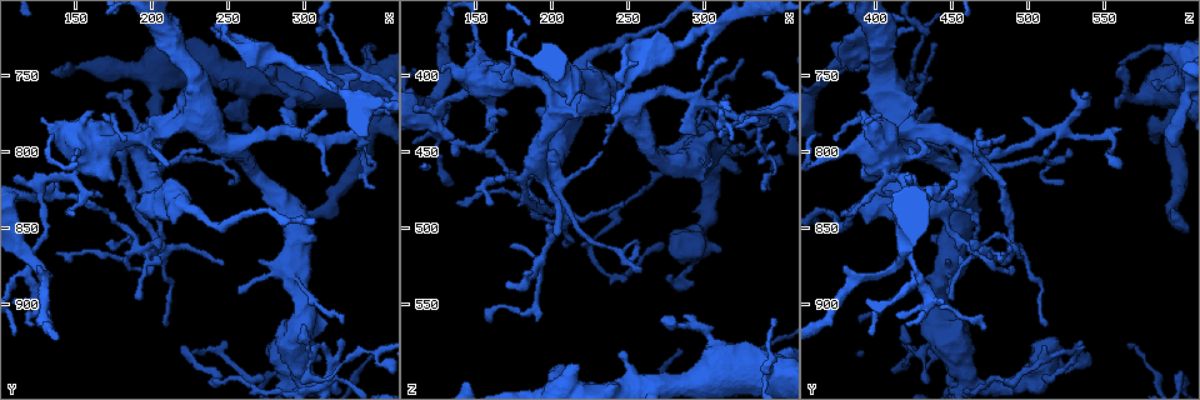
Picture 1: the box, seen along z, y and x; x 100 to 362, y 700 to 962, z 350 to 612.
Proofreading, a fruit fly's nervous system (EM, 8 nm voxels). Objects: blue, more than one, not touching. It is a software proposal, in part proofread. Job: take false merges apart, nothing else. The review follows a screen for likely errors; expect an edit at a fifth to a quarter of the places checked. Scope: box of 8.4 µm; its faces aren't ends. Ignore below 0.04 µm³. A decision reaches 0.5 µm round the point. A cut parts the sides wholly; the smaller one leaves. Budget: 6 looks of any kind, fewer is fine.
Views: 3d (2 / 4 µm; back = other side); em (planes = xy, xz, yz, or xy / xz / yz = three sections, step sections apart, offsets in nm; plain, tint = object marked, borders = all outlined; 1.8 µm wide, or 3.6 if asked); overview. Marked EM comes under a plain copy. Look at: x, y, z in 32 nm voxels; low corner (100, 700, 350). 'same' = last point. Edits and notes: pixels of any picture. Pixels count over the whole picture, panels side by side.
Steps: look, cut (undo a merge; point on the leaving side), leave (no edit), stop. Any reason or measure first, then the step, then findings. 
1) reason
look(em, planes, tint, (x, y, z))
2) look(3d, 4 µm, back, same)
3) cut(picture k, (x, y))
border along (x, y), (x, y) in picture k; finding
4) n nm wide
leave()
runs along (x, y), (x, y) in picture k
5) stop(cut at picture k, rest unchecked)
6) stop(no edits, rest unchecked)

look(em, planes, tint, (318, 948, 450))

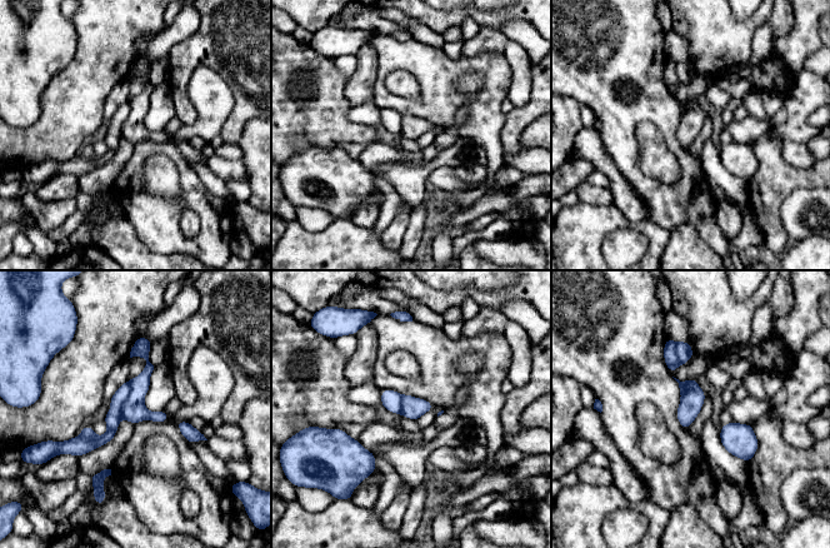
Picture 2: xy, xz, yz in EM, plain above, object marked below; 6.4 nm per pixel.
cut(picture 2, (134, 410))
border along (129, 382), (120, 416) in picture 2; two neurons meet here

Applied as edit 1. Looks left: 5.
redraw
look(overview)

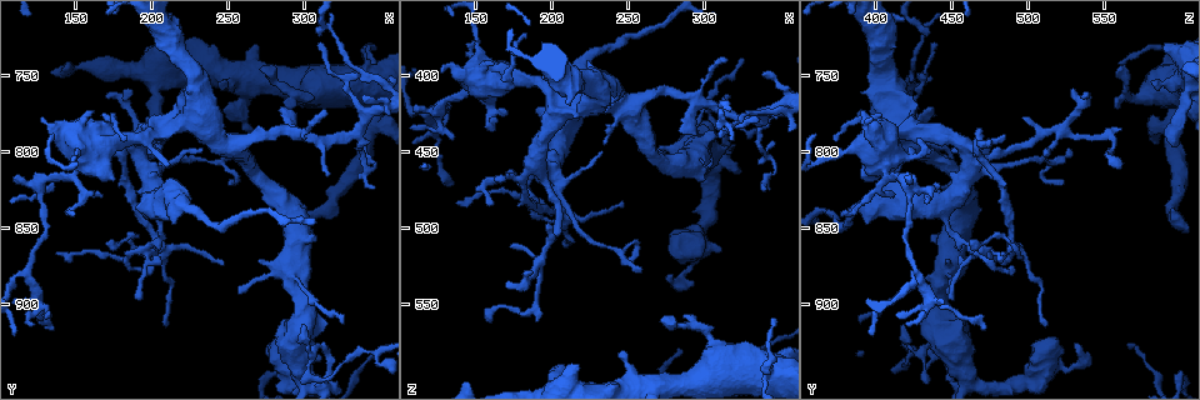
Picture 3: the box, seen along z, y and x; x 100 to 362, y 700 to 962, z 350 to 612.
three-way junction
look(em, xz, step 8, tint, (232, 776, 404))

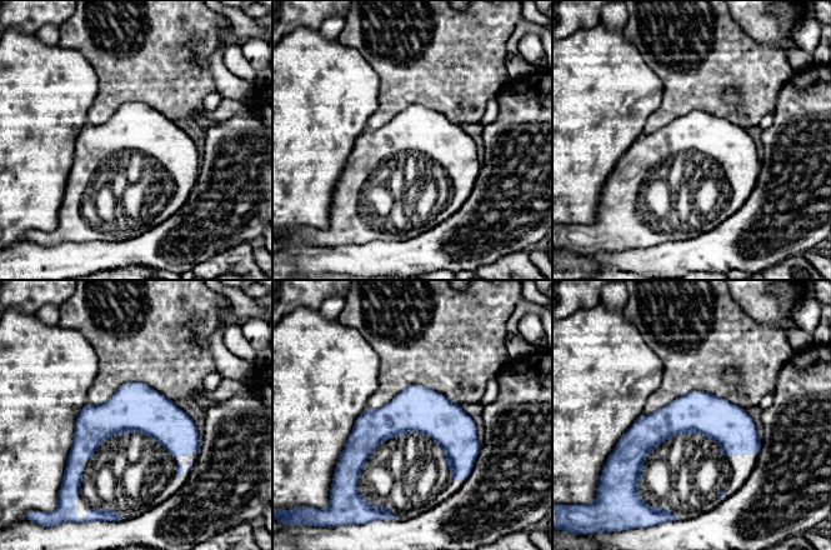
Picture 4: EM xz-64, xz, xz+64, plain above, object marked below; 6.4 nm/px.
look(em, planes, tint, same)

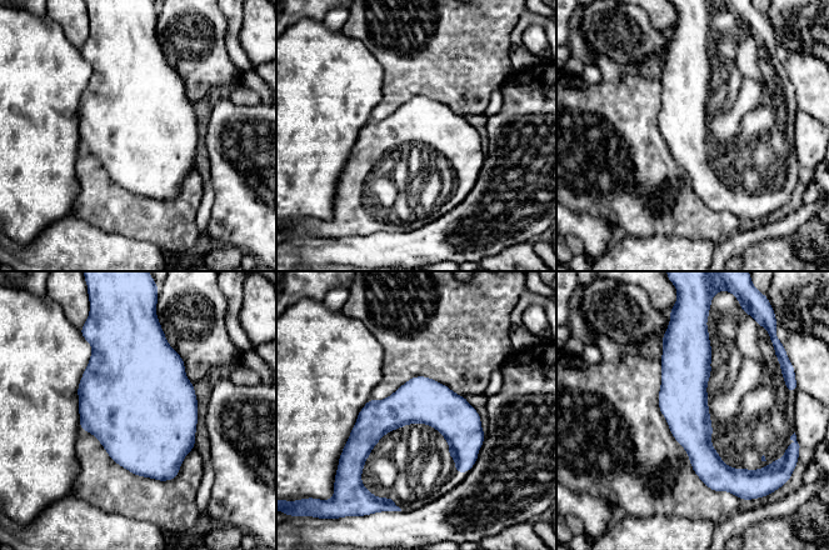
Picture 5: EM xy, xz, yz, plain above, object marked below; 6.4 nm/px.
leave()
all the same neuron

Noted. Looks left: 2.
sharp bend
look(em, 3.6 µm, xy, step 8, tint, (342, 744, 592))

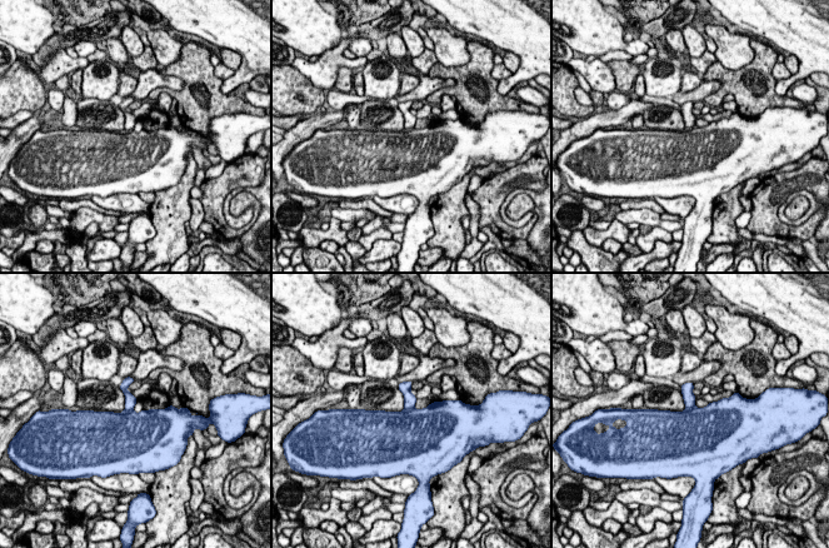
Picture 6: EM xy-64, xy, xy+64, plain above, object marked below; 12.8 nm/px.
cut(picture 6, (409, 398))
two neurons meet here

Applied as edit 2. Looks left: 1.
stop(cut at picture 2, cut at picture 6, rest unchecked)

